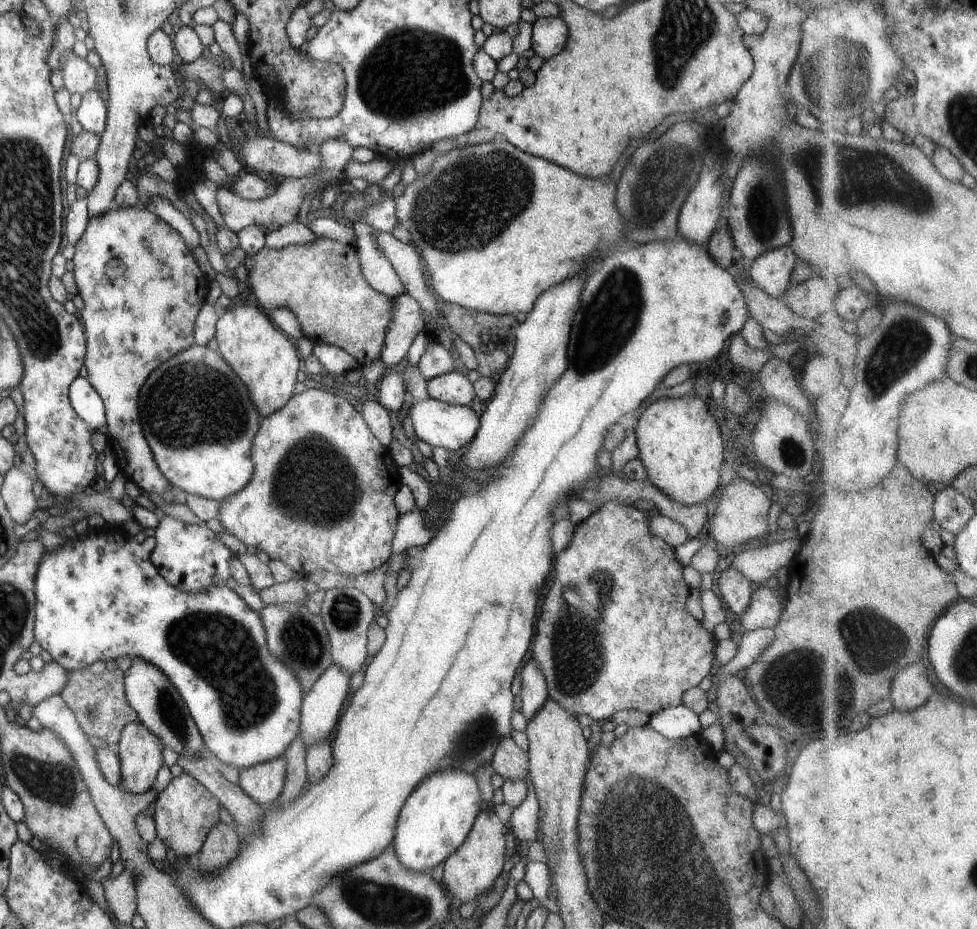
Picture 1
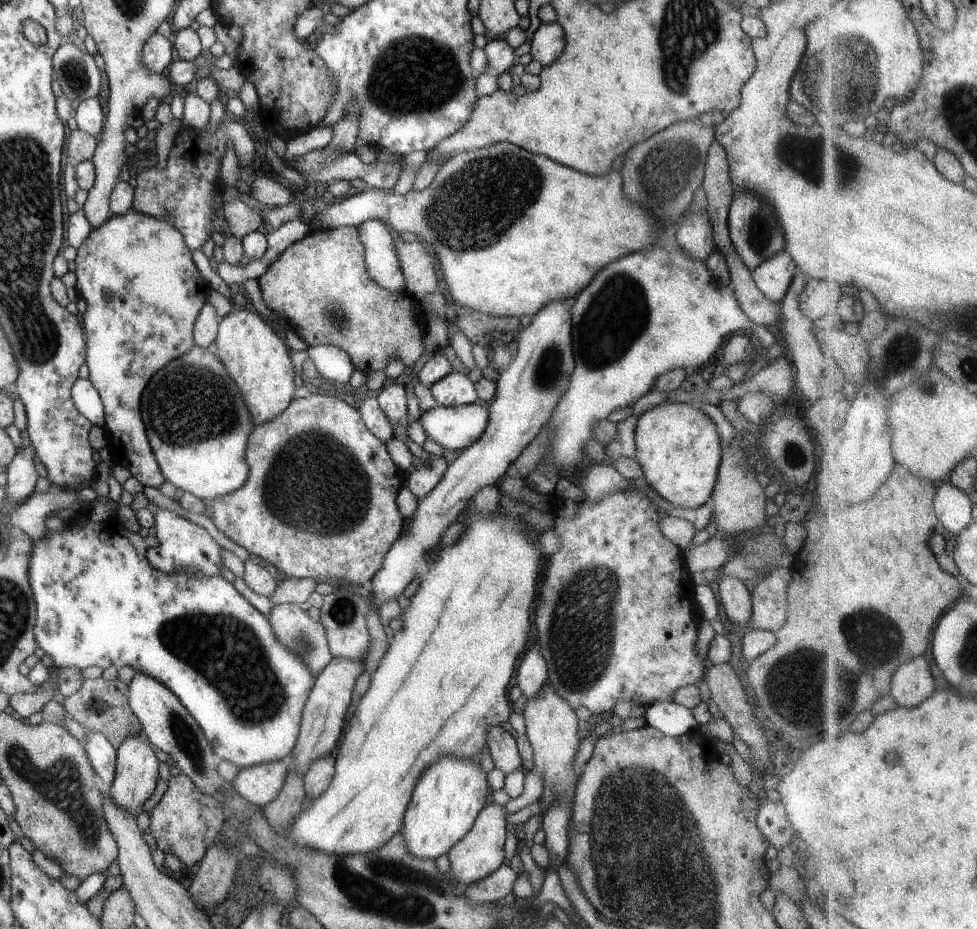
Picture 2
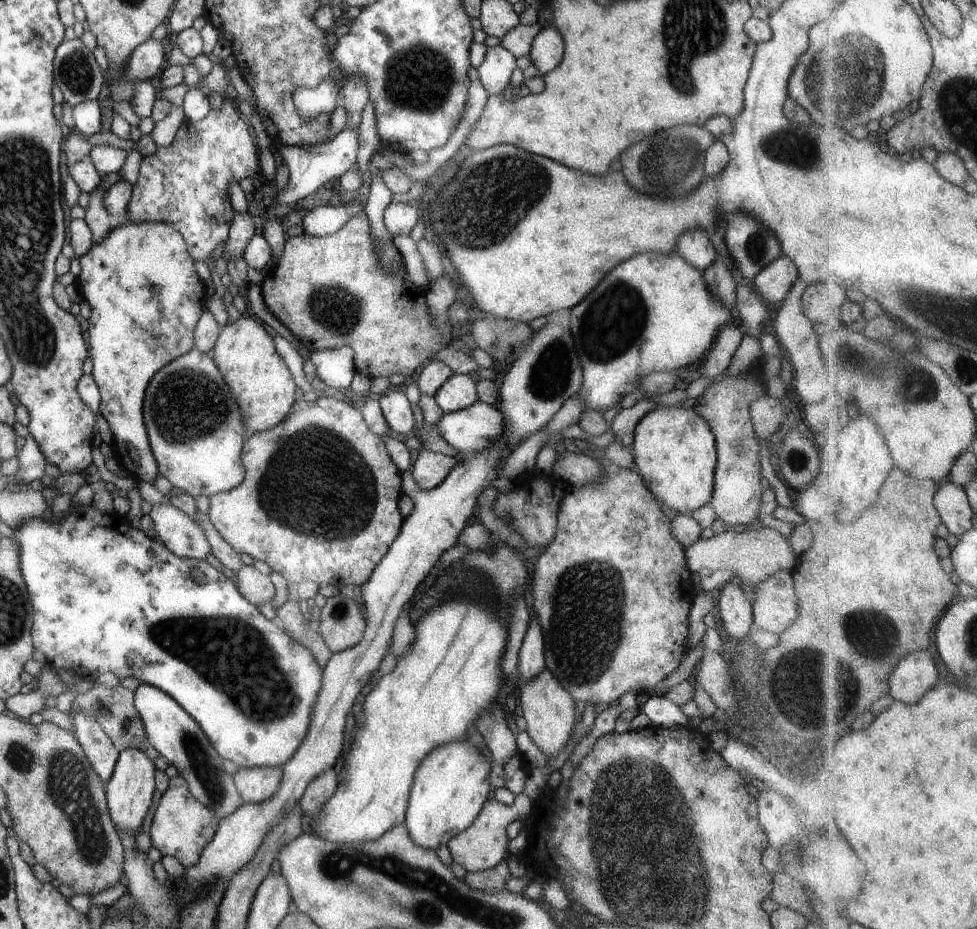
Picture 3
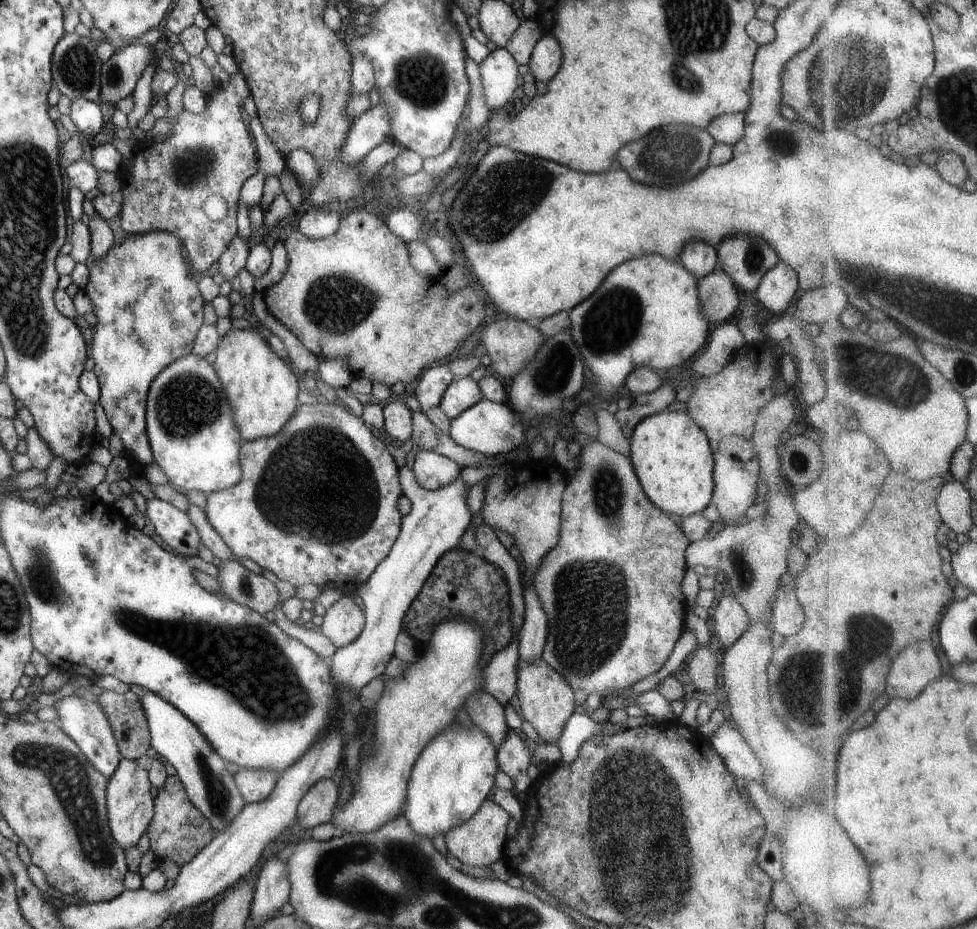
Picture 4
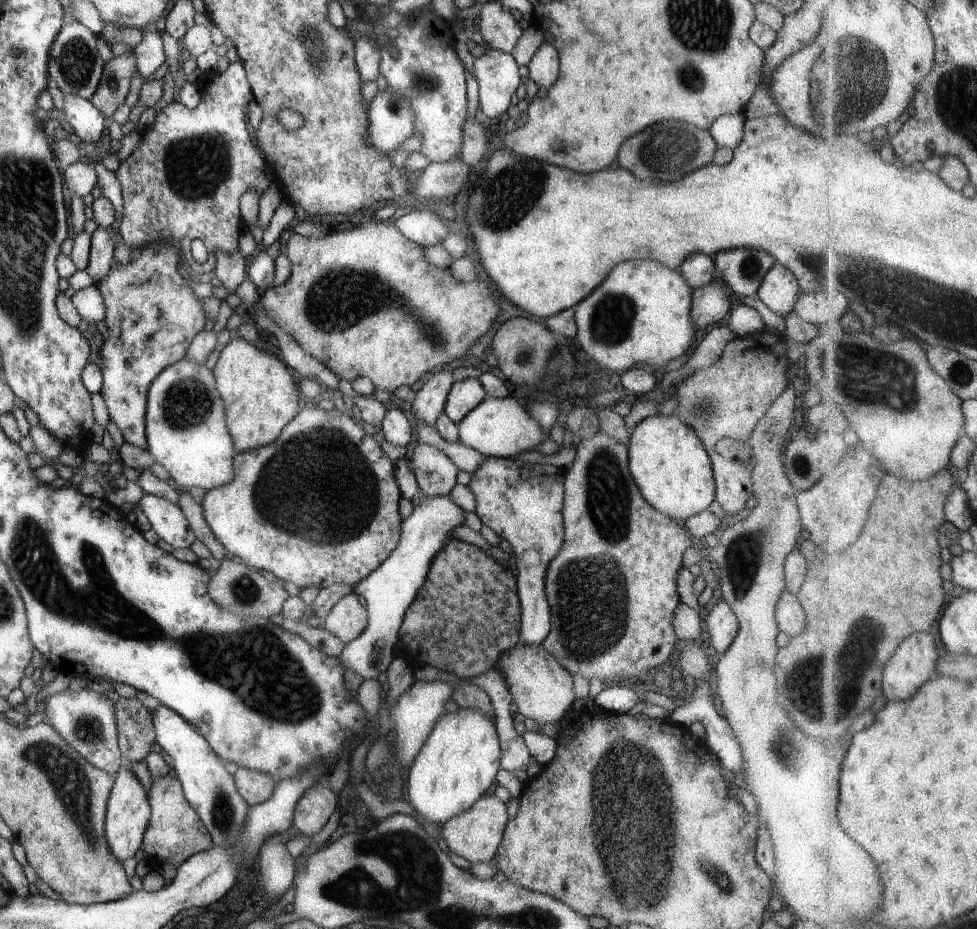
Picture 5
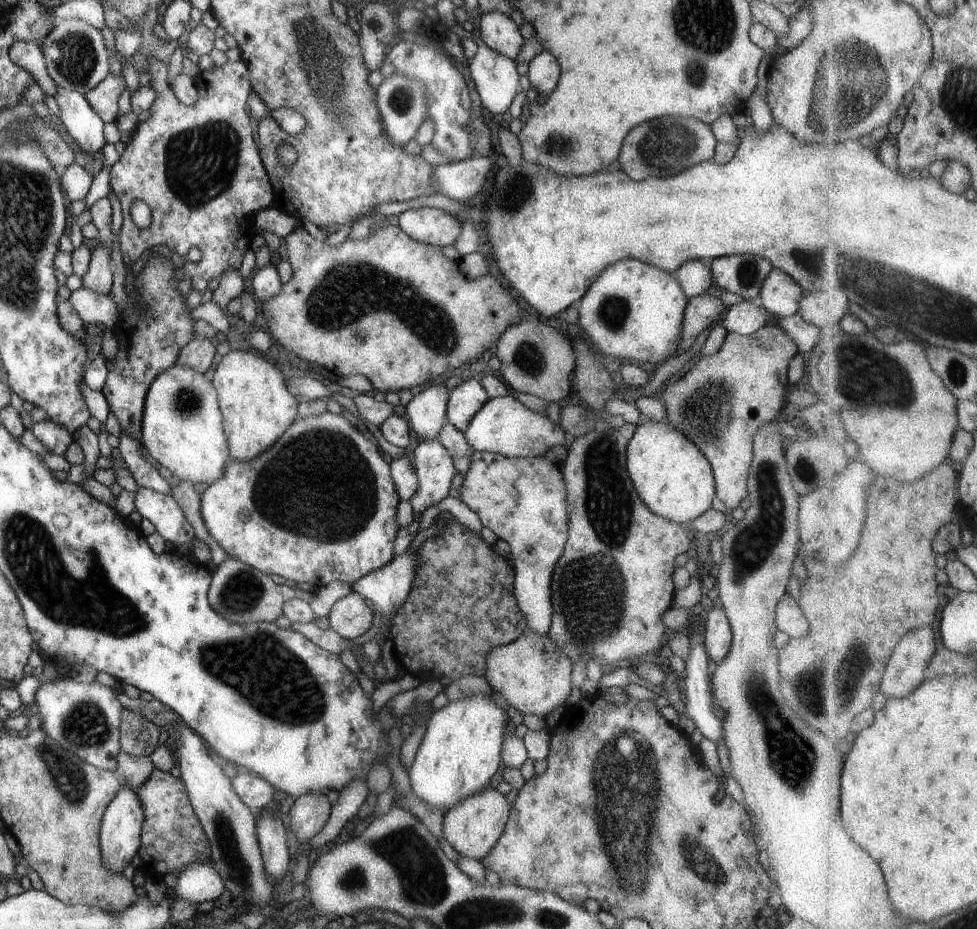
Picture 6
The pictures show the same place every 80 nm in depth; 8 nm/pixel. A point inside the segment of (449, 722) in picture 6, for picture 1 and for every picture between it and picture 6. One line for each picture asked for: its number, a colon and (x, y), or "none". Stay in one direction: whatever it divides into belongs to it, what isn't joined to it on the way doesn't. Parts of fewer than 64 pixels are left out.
1: (437, 816)
2: (448, 796)
3: (450, 785)
4: (454, 773)
5: (457, 762)

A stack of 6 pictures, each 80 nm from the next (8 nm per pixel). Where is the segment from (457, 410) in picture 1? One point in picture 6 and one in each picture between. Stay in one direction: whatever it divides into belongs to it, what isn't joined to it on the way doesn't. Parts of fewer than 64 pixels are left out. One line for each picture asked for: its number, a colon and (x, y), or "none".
2: (458, 427)
3: (471, 429)
4: (489, 428)
5: (497, 427)
6: (502, 425)

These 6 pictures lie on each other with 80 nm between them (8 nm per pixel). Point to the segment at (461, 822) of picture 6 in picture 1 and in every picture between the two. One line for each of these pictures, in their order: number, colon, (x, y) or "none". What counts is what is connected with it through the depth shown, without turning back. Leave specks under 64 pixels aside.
1: (470, 869)
2: (479, 851)
3: (481, 845)
4: (479, 841)
5: (474, 834)

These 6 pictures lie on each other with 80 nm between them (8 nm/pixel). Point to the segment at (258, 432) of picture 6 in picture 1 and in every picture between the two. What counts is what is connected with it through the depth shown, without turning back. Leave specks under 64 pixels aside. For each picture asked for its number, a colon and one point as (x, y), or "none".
1: (264, 359)
2: (254, 356)
3: (263, 388)
4: (261, 390)
5: (259, 398)

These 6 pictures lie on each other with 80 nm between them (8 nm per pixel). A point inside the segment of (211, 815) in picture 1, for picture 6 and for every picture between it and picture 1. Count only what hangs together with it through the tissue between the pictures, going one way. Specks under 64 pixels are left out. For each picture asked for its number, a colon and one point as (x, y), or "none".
2: (184, 822)
3: (180, 827)
4: (177, 830)
5: (174, 832)
6: (171, 837)

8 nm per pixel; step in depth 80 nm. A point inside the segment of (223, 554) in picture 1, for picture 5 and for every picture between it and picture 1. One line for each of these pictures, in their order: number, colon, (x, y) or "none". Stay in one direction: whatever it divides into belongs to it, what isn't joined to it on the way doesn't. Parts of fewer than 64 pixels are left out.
2: (182, 546)
3: (180, 534)
4: (173, 525)
5: (166, 519)

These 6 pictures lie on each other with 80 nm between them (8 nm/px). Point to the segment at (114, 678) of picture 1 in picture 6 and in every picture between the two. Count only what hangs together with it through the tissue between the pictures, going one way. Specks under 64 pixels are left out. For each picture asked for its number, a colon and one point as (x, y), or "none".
2: (100, 705)
3: (113, 708)
4: (127, 720)
5: (136, 733)
6: (138, 737)

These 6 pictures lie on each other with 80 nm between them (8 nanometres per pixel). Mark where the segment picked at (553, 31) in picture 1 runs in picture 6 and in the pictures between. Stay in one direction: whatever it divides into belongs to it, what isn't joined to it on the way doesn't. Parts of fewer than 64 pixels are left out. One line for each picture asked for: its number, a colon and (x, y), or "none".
2: (546, 44)
3: (545, 51)
4: (544, 60)
5: (542, 68)
6: (542, 73)

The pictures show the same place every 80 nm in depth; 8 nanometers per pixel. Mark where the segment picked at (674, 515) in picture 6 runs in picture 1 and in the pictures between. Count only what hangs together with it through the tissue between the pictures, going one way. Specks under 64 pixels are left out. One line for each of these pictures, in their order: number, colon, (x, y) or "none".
1: (678, 441)
2: (678, 449)
3: (673, 448)
4: (669, 452)
5: (673, 472)

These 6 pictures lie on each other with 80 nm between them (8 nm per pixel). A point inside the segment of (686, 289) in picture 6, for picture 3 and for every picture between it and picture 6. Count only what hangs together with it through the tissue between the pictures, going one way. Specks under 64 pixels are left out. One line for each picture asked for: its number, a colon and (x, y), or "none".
3: (694, 246)
4: (698, 258)
5: (697, 269)

